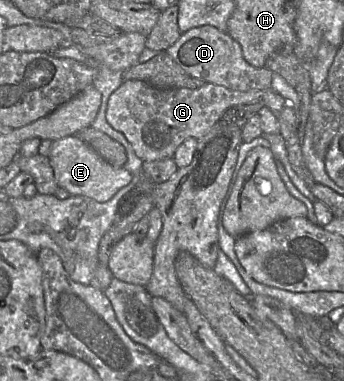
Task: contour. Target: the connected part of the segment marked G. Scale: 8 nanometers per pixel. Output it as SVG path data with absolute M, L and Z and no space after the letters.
M124 80L108 99L106 119L112 128L123 133L138 158L156 161L173 158L186 139L204 137L227 109L251 102L261 102L274 113L280 113L287 105L272 89L240 92L211 83L198 89L161 89L142 80Z

